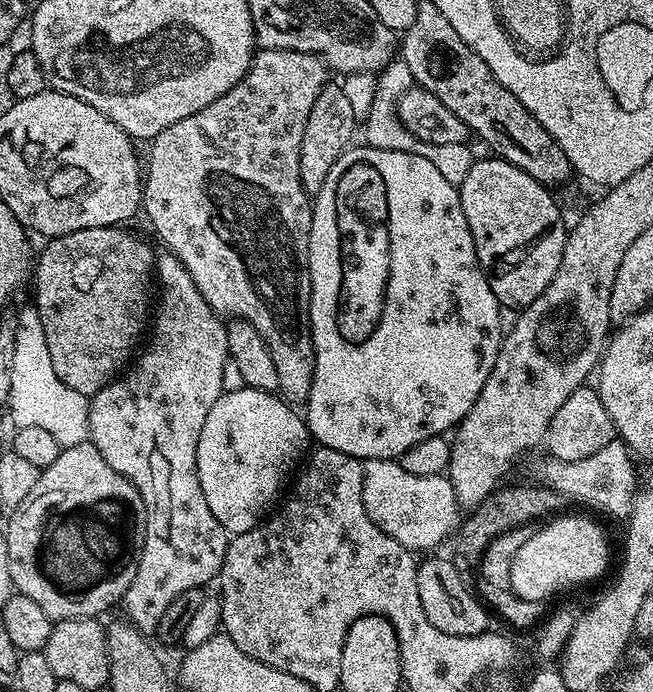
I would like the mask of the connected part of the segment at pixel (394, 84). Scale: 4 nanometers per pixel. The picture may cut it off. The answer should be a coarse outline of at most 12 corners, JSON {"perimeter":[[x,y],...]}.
{"perimeter":[[410,70],[379,73],[362,136],[367,147],[413,152],[459,186],[474,153],[467,143],[432,145],[407,132],[397,101]]}

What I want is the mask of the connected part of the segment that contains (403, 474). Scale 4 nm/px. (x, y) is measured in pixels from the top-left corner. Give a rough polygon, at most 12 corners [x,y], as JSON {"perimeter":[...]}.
{"perimeter":[[365,460],[364,505],[403,548],[436,548],[461,523],[447,475]]}

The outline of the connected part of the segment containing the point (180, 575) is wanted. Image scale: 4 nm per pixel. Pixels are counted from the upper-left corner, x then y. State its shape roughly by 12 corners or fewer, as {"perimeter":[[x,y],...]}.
{"perimeter":[[175,256],[150,339],[88,430],[142,501],[122,602],[155,633],[230,533],[196,469],[225,323]]}

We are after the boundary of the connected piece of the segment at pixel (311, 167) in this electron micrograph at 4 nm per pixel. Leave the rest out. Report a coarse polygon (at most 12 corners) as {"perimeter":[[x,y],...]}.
{"perimeter":[[336,82],[326,84],[302,134],[306,193],[357,135],[358,119]]}

